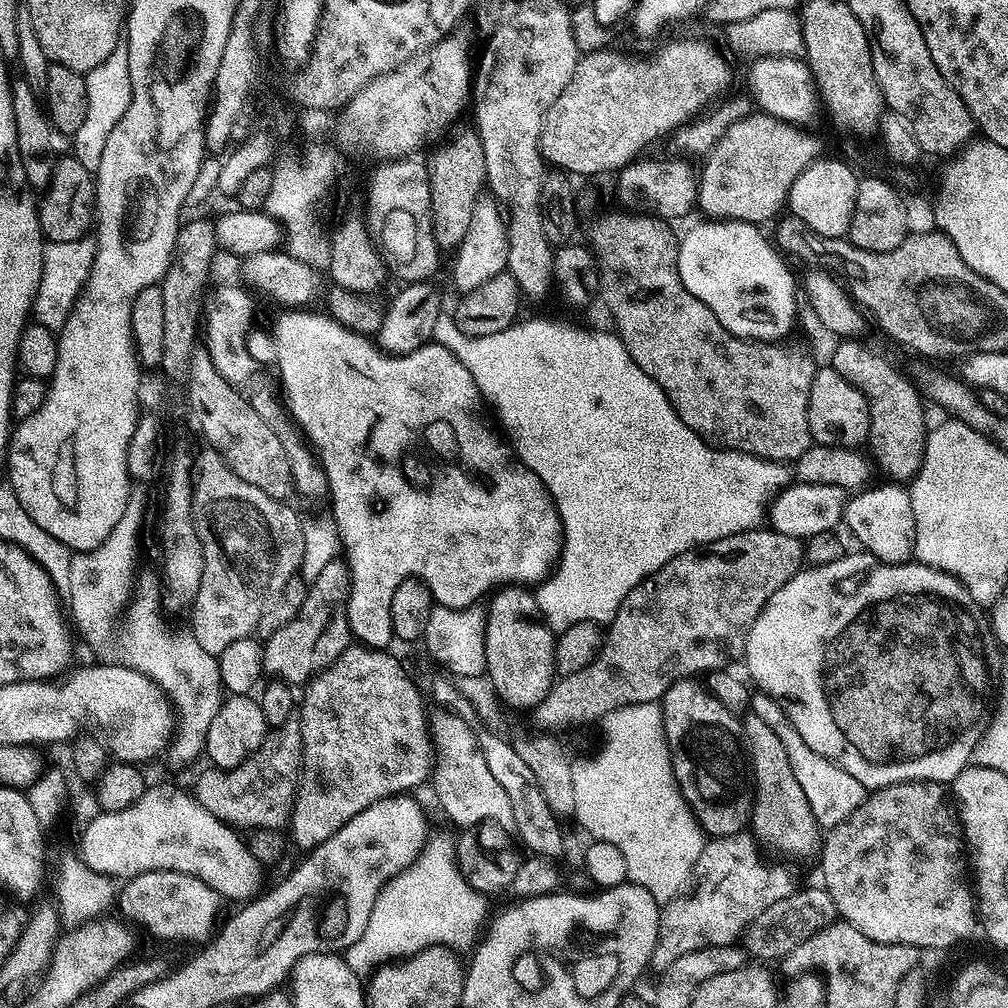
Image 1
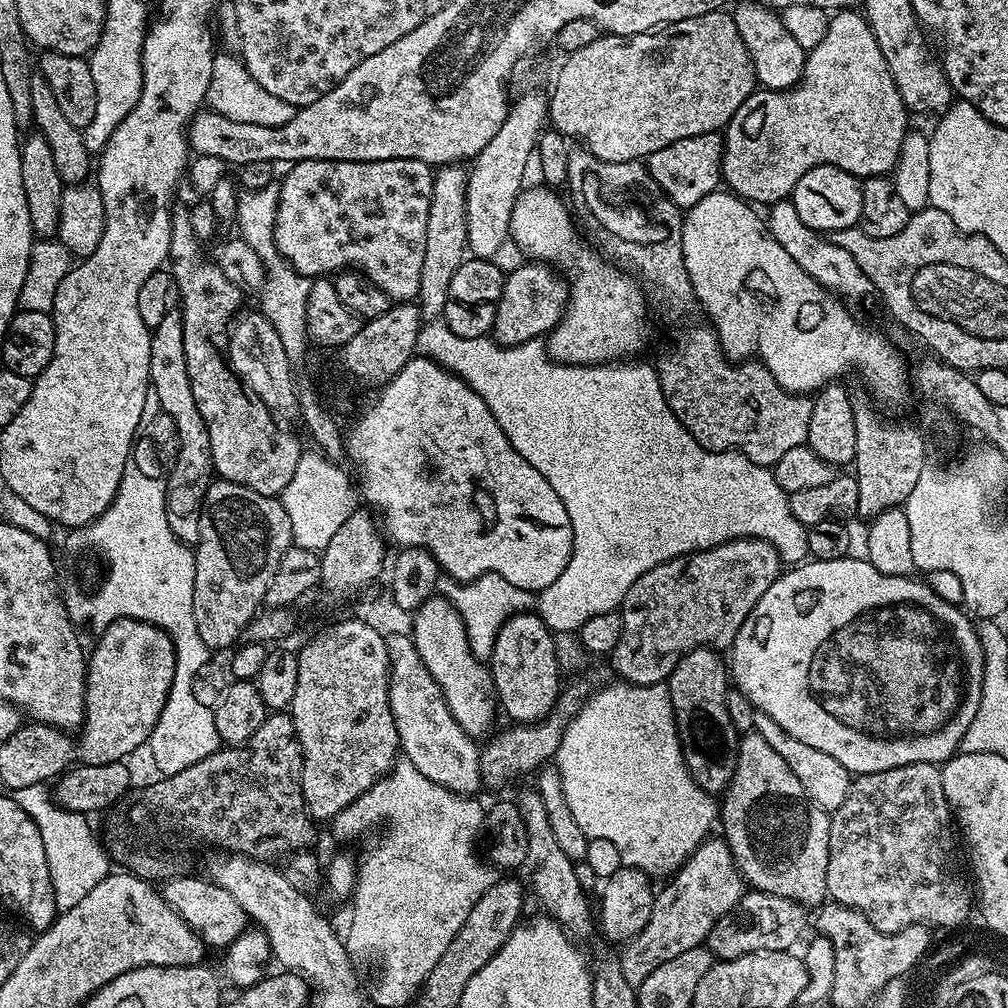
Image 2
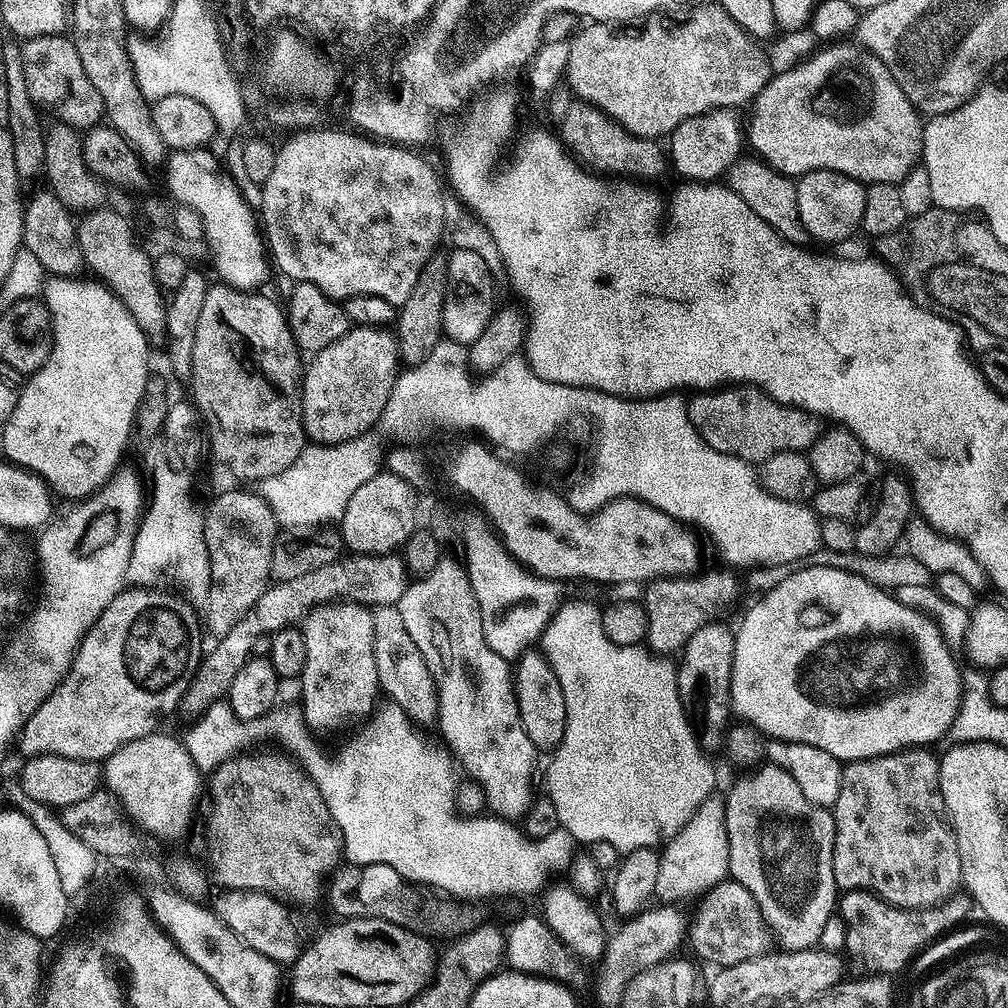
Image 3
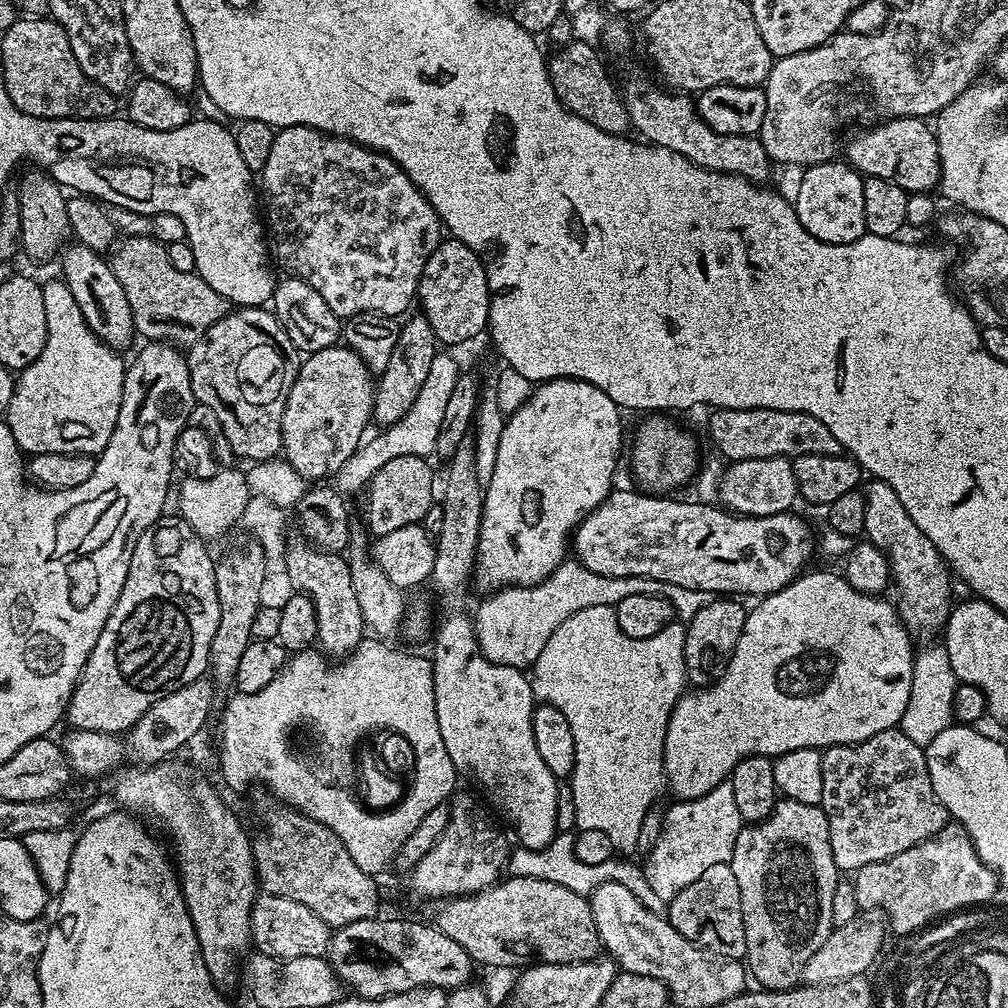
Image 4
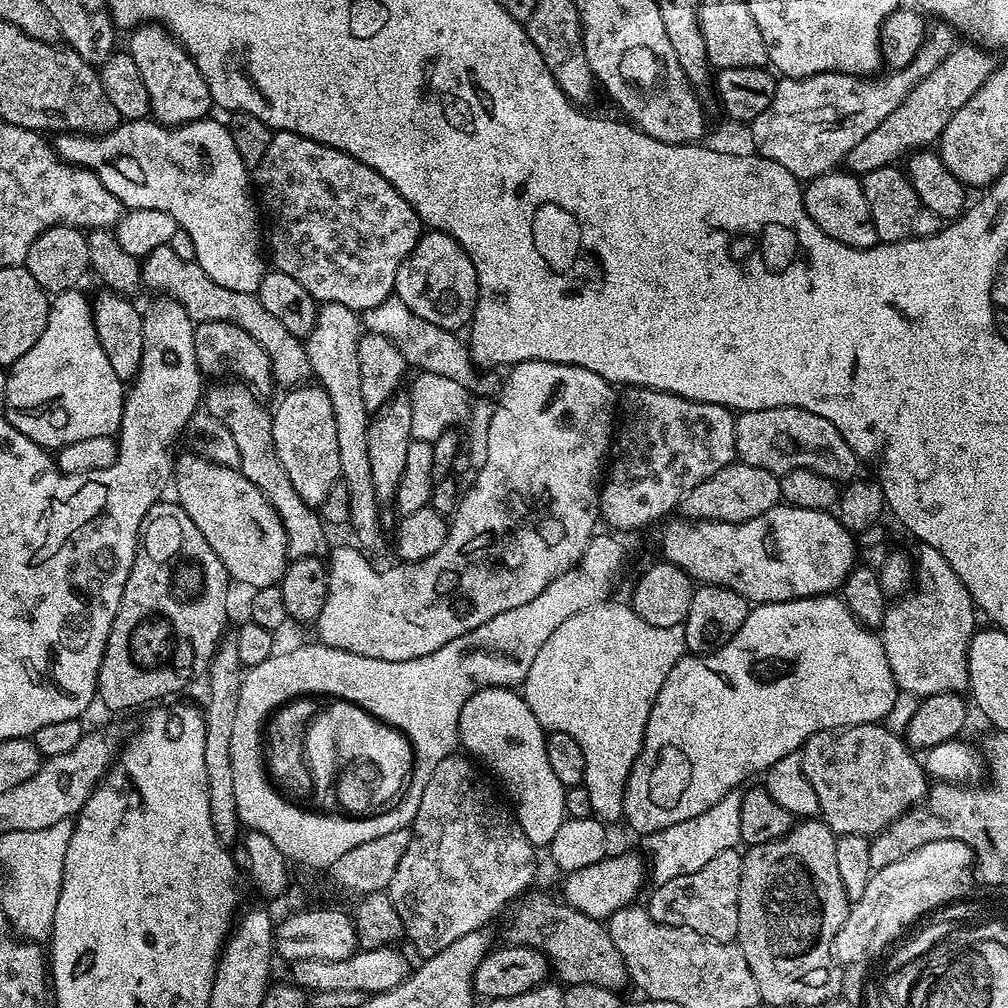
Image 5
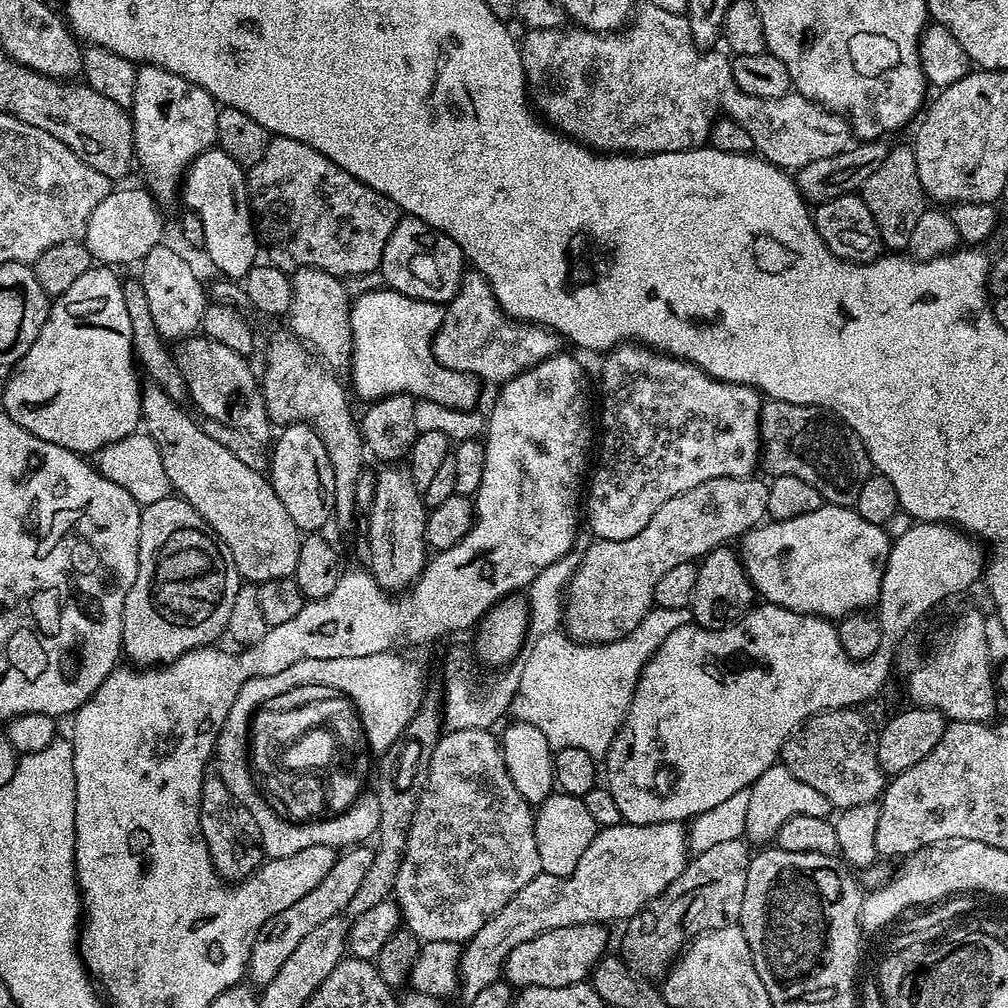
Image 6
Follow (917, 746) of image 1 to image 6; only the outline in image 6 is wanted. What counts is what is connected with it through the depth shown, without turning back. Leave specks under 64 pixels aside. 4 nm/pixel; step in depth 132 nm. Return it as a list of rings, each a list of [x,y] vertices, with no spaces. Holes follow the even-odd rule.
[[[767,602],[761,603],[759,606],[753,607],[742,619],[737,620],[735,624],[729,624],[726,628],[701,628],[699,624],[693,622],[682,626],[678,630],[674,630],[674,634],[670,634],[670,638],[666,638],[666,642],[662,642],[662,646],[658,646],[658,650],[646,662],[646,666],[642,670],[642,674],[638,678],[638,686],[634,690],[634,698],[632,704],[628,707],[628,717],[622,722],[622,726],[618,730],[618,734],[614,738],[614,742],[610,746],[606,757],[608,763],[608,792],[612,795],[612,804],[620,811],[619,819],[625,824],[652,824],[666,822],[691,822],[696,817],[706,814],[706,810],[710,810],[714,806],[718,806],[721,802],[726,802],[726,798],[732,797],[733,794],[745,791],[751,788],[757,778],[765,772],[768,767],[780,760],[780,752],[784,748],[784,743],[792,739],[794,733],[812,716],[817,716],[820,712],[829,712],[831,708],[851,708],[853,706],[864,706],[867,700],[872,700],[884,688],[884,683],[888,680],[890,668],[885,660],[876,660],[871,663],[870,660],[852,660],[850,654],[846,654],[846,650],[842,650],[842,642],[840,641],[840,629],[833,621],[823,616],[808,616],[805,612],[795,612],[794,610],[786,610],[777,604]]]

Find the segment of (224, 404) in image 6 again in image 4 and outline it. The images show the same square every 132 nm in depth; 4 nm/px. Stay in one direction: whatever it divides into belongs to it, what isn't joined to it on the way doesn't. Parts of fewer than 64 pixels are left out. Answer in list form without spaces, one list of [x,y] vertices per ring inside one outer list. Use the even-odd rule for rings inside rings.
[[[311,543],[287,545],[286,567],[290,582],[297,593],[306,595],[314,602],[318,614],[316,644],[328,658],[343,658],[353,652],[366,636],[362,610],[358,606],[358,594],[350,578],[350,566],[339,552],[326,552]]]

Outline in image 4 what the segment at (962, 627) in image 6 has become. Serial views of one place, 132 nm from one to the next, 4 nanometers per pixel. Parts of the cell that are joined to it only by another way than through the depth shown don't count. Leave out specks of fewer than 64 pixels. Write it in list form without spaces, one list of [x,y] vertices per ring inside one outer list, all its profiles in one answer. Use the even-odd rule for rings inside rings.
[[[875,478],[869,479],[866,484],[866,522],[863,535],[867,543],[884,549],[888,556],[888,564],[892,568],[891,583],[896,588],[897,600],[894,607],[900,614],[900,621],[909,633],[936,632],[945,627],[950,611],[948,599],[952,596],[952,584],[948,581],[949,569],[943,558],[938,554],[934,542],[914,526],[914,518],[906,514],[906,506],[902,506],[898,494],[886,486],[886,482]]]

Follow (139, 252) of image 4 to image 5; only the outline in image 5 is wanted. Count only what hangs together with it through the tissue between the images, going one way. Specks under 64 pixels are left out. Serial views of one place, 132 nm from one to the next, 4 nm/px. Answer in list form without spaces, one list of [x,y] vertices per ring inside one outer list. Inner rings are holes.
[[[170,245],[158,246],[158,250],[143,257],[142,284],[145,289],[153,288],[156,294],[177,300],[186,310],[186,314],[190,314],[193,322],[205,324],[221,320],[246,330],[246,334],[250,334],[250,338],[254,338],[254,342],[258,342],[258,346],[266,350],[272,363],[272,378],[277,385],[285,384],[283,387],[291,390],[303,385],[312,376],[304,340],[290,334],[290,330],[286,330],[286,326],[282,326],[278,318],[273,318],[266,311],[266,306],[262,306],[255,292],[230,290],[226,286],[218,286],[218,282],[214,282],[214,278],[210,278],[210,274],[206,274],[206,270],[202,270],[200,264],[195,260],[178,258],[178,254],[174,254]]]

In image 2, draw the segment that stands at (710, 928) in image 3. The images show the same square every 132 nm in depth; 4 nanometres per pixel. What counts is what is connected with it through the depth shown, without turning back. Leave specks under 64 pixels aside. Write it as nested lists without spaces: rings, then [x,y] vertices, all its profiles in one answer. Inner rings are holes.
[[[755,890],[745,891],[743,898],[717,922],[714,930],[710,930],[706,946],[717,961],[737,960],[742,954],[755,952],[787,952],[801,943],[804,912],[805,905],[794,900]]]

